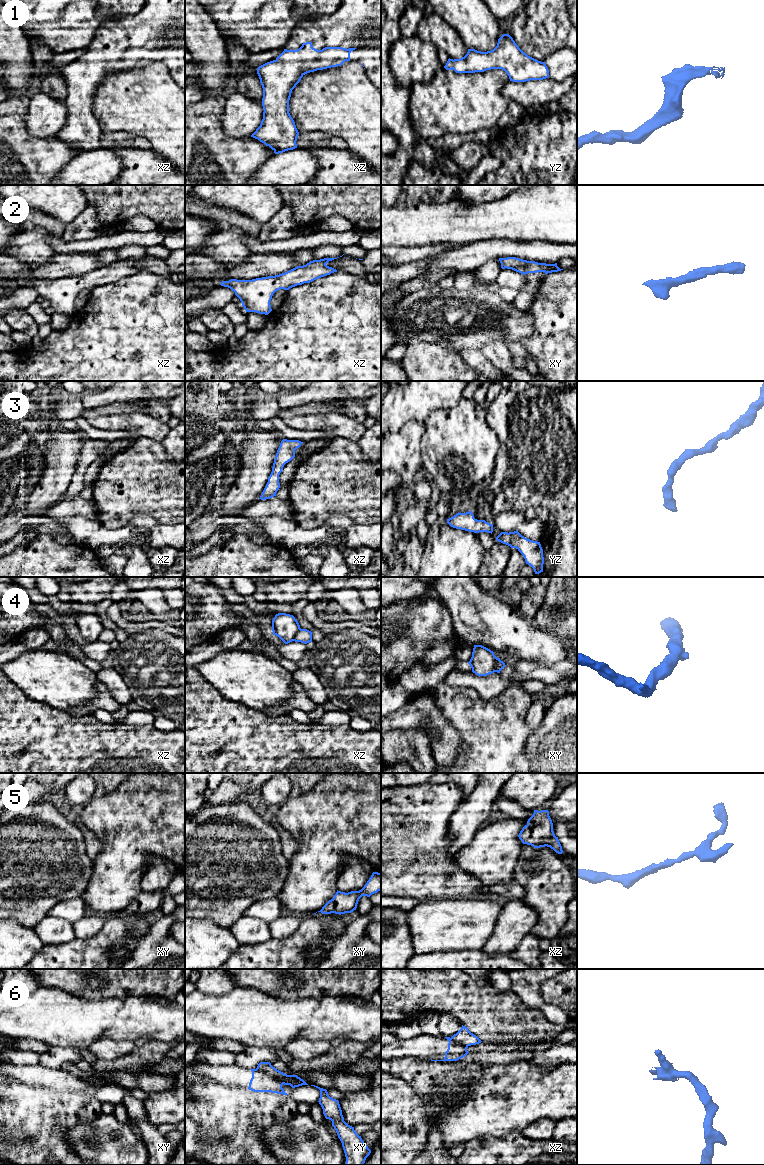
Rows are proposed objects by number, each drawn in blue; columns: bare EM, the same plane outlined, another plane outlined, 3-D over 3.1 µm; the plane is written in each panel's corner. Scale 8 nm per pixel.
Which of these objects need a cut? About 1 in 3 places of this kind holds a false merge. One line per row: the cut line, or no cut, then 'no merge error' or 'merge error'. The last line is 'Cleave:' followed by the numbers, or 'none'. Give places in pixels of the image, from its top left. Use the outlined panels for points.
1: no cut | no merge error
2: no cut | no merge error
3: no cut | no merge error
4: xy (497, 658), (494, 664), (494, 671) | merge error
5: no cut | no merge error
6: xy (256, 1068), (283, 1083) | merge error
Cleave: 4, 6

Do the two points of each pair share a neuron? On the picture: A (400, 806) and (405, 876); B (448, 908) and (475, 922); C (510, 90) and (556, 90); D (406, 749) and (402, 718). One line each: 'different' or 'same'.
A: same
B: same
C: same
D: different

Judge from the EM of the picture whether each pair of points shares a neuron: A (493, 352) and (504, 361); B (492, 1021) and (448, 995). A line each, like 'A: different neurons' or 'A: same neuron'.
A: same neuron
B: same neuron

